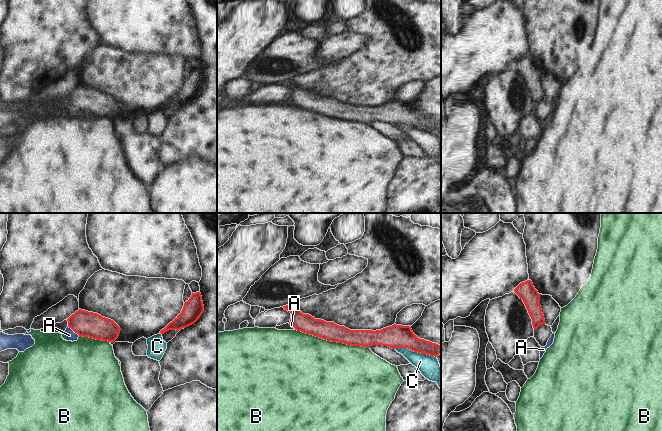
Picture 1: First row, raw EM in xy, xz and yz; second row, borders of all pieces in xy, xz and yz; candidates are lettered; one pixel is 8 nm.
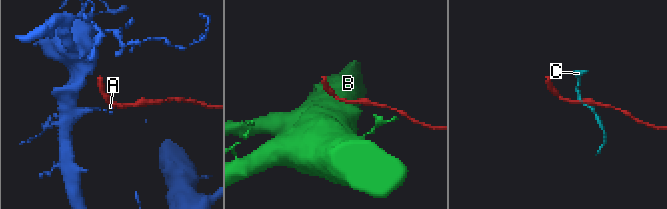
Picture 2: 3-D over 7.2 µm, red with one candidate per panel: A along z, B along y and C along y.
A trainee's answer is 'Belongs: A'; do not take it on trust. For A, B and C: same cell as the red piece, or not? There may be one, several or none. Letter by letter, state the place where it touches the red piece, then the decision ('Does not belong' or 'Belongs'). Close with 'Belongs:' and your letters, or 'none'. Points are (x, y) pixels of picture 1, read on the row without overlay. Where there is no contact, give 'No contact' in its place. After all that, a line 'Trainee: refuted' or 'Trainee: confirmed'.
A: Touches red at xy (74, 107). Does not belong
B: Touches red at xz (332, 117). Does not belong
C: Touches red at xz (415, 127). Does not belong
Belongs: none
Trainee: refuted

